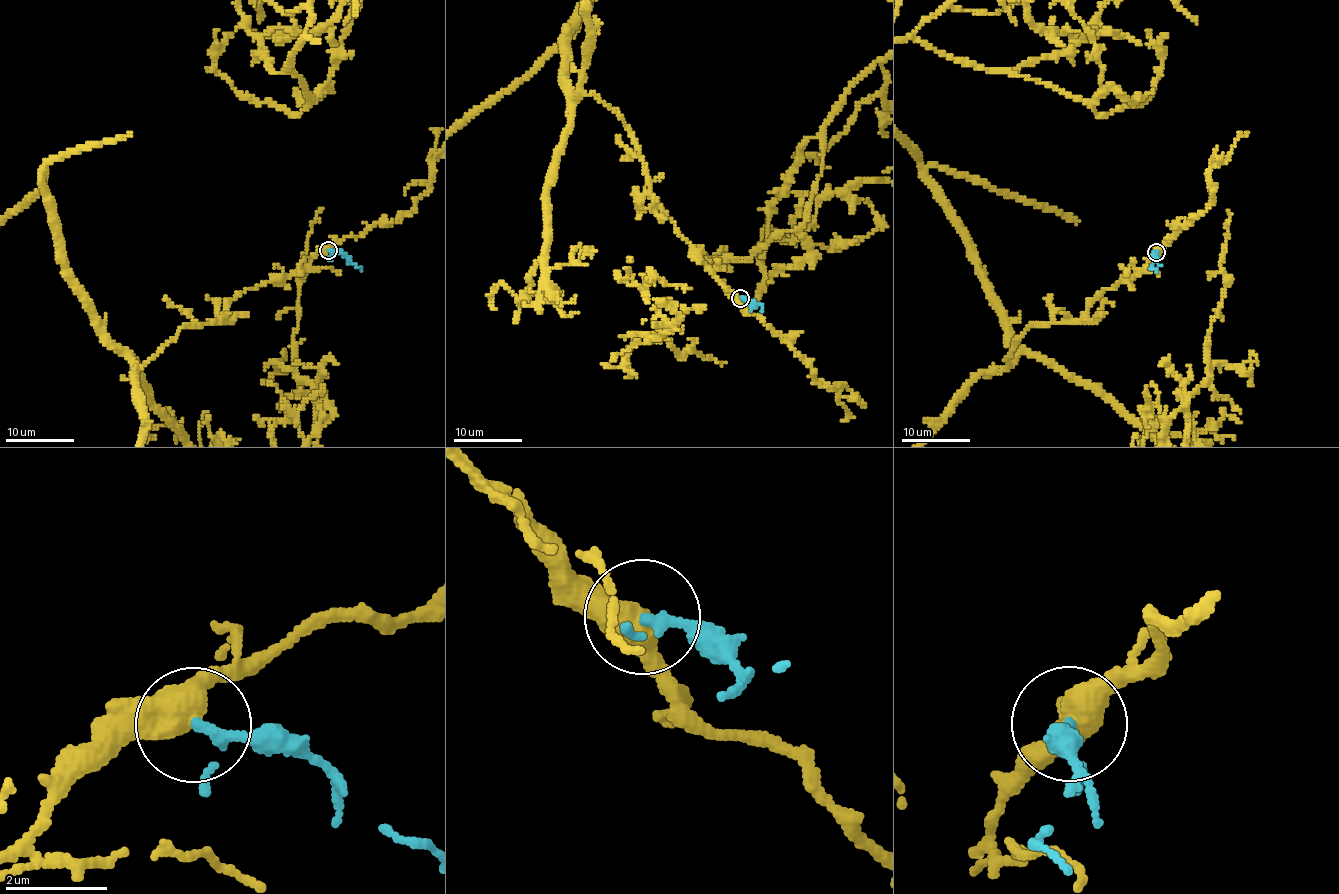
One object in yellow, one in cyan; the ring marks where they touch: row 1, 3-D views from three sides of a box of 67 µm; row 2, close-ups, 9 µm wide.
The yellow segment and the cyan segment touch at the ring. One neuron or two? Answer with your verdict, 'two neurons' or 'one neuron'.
two neurons

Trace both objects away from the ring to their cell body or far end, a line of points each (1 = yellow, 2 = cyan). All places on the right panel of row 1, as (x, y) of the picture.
1: (1157, 252), (1010, 364), (925, 170), (1074, 220), (1238, 358), (1222, 434)
2: (1155, 252), (1151, 268), (1155, 272)

